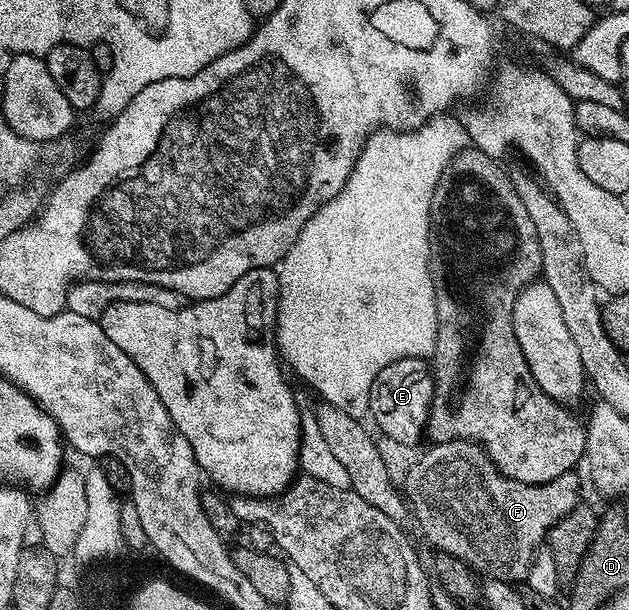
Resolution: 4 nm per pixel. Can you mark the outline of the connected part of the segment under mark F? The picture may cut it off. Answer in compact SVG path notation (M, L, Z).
M467 439L433 443L430 448L406 473L405 487L403 483L408 510L412 518L413 515L417 518L426 541L437 547L433 549L440 554L466 563L482 576L506 581L524 580L528 576L533 554L548 540L549 530L582 502L581 483L576 474L555 477L555 481L546 483L520 483L501 474L484 450Z

